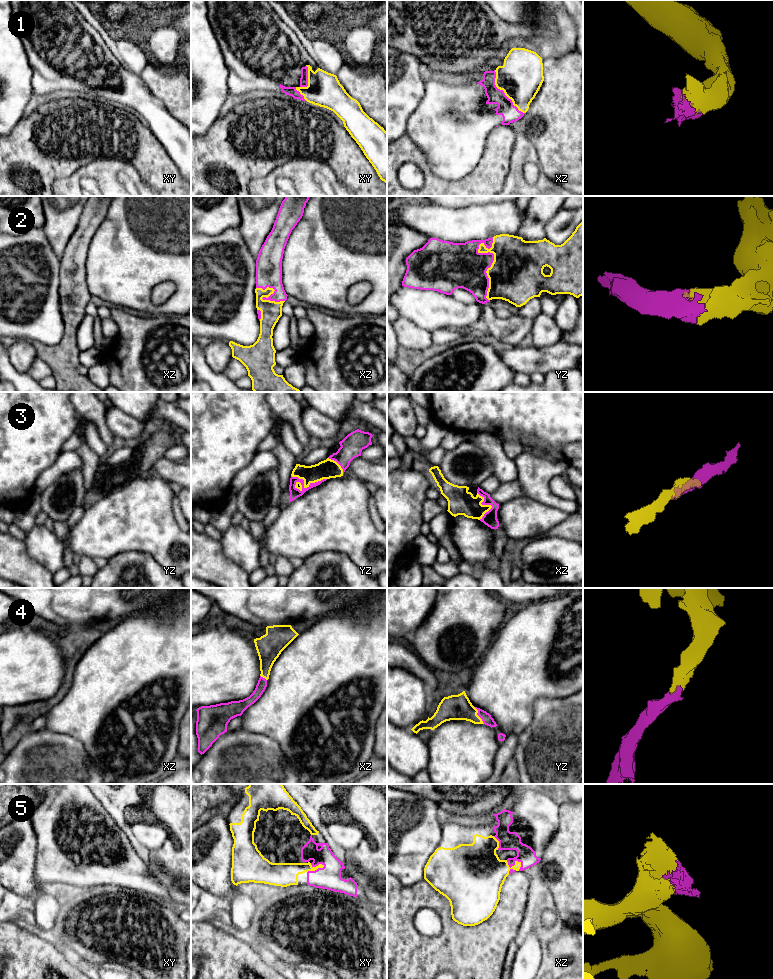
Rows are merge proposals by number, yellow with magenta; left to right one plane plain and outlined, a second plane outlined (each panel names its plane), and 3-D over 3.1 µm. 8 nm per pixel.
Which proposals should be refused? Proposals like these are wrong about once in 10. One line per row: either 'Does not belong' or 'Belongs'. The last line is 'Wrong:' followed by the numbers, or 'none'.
1: Belongs
2: Belongs
3: Belongs
4: Belongs
5: Belongs
Wrong: none

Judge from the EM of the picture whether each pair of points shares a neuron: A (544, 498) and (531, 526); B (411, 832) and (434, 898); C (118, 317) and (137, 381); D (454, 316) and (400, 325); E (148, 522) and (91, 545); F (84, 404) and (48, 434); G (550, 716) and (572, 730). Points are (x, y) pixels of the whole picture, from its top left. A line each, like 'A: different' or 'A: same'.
A: different
B: different
C: same
D: different
E: same
F: different
G: same

